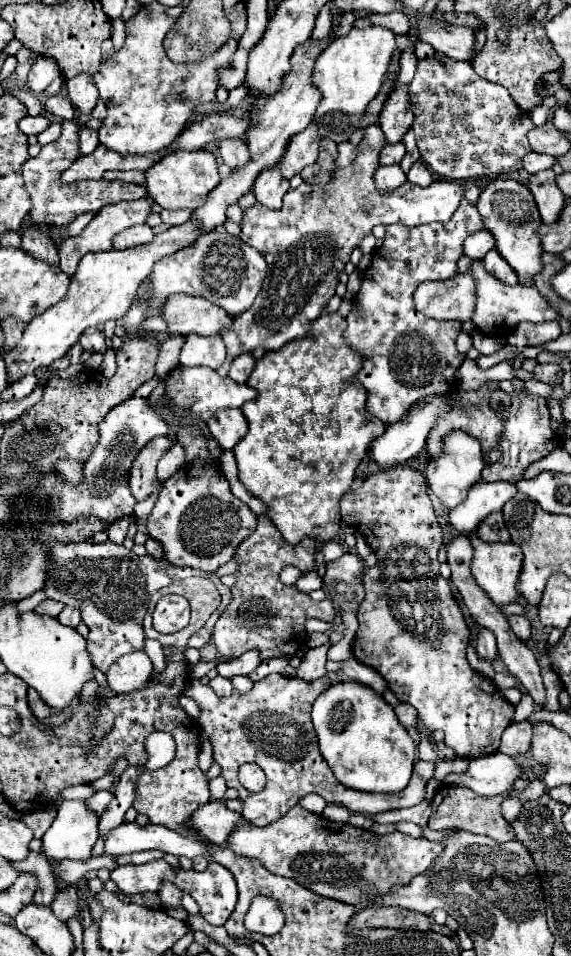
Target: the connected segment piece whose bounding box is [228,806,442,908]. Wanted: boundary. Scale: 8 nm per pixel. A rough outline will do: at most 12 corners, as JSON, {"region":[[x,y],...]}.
{"region":[[294,806],[228,848],[356,908],[426,872],[440,842]]}

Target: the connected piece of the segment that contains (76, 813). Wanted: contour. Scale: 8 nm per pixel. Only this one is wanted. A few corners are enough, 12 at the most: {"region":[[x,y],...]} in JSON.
{"region":[[82,800],[58,806],[42,838],[54,860],[88,860],[98,816]]}

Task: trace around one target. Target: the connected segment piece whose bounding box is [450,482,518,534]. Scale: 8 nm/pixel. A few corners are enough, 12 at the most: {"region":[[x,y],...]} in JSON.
{"region":[[476,482],[450,510],[462,534],[516,496],[512,482]]}

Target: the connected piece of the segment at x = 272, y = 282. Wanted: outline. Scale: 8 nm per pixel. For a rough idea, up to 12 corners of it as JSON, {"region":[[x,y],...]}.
{"region":[[386,146],[284,206],[254,204],[240,238],[270,274],[222,334],[232,360],[304,338],[376,224],[448,222],[458,182],[374,186]]}

